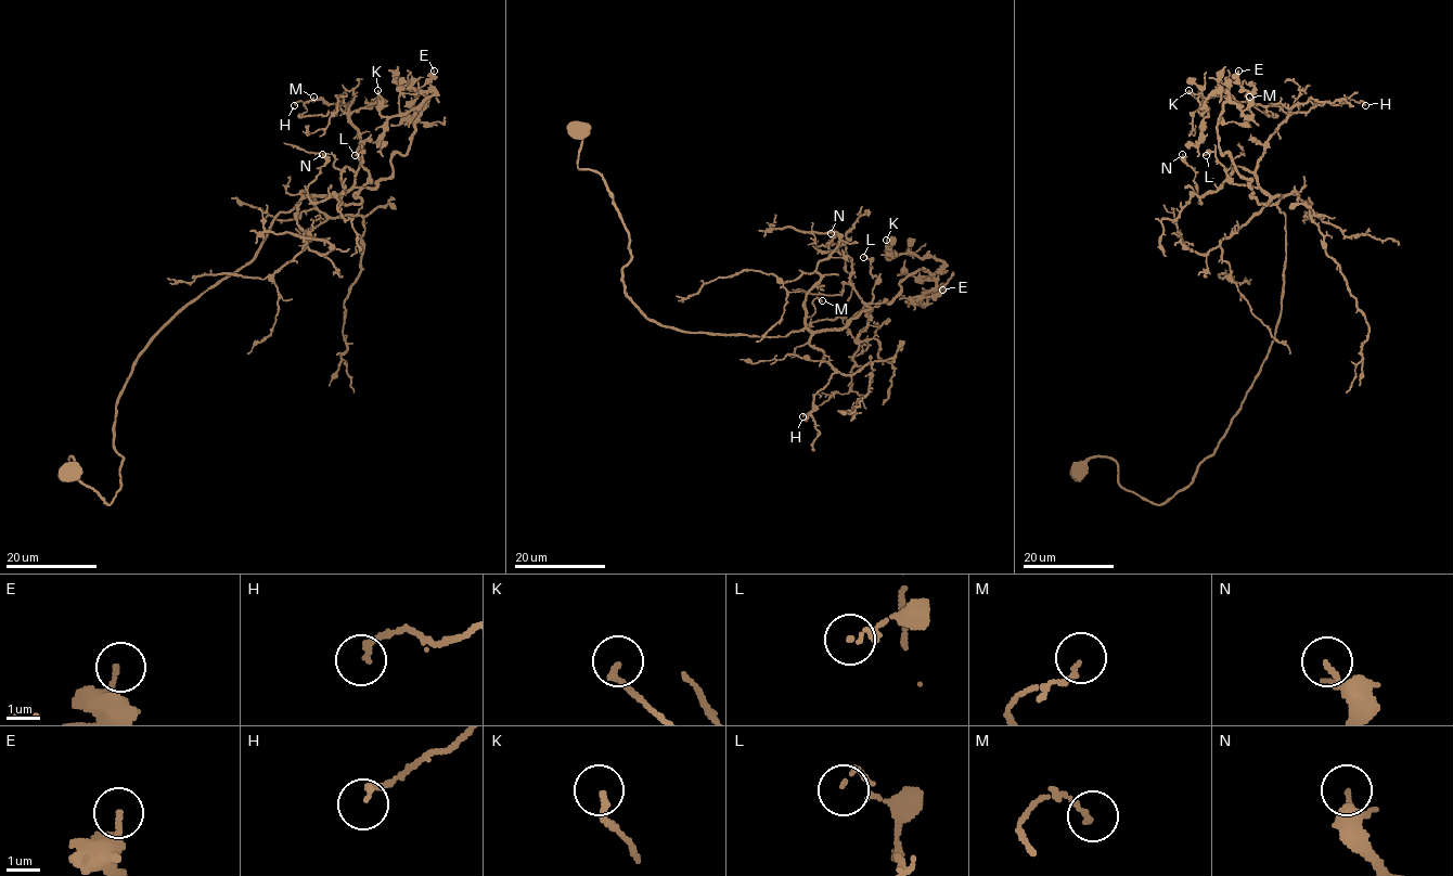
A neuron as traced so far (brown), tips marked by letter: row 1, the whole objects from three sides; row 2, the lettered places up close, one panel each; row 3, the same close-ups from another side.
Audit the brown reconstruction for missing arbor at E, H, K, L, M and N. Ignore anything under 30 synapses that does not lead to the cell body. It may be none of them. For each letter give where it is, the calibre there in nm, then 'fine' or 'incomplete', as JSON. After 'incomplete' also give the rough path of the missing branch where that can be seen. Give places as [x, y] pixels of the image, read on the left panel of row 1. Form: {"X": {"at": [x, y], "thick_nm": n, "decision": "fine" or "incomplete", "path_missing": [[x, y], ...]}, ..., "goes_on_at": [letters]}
{"E": {"at": [434, 71], "thick_nm": 180, "decision": "fine"}, "H": {"at": [294, 105], "thick_nm": 160, "decision": "fine"}, "K": {"at": [377, 90], "thick_nm": 170, "decision": "fine"}, "L": {"at": [355, 155], "thick_nm": 90, "decision": "fine"}, "M": {"at": [313, 97], "thick_nm": 110, "decision": "fine"}, "N": {"at": [322, 154], "thick_nm": 120, "decision": "fine"}, "goes_on_at": []}

